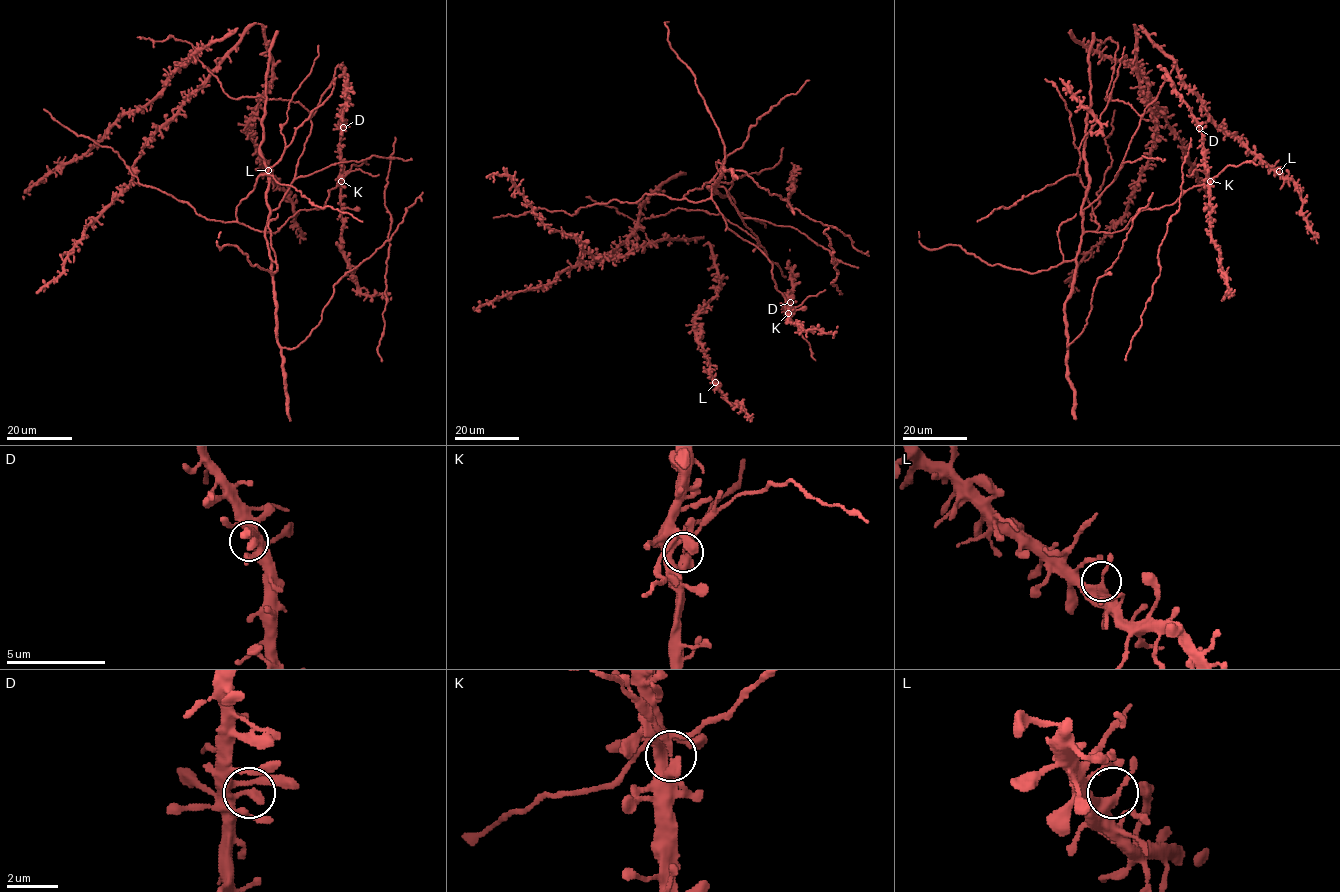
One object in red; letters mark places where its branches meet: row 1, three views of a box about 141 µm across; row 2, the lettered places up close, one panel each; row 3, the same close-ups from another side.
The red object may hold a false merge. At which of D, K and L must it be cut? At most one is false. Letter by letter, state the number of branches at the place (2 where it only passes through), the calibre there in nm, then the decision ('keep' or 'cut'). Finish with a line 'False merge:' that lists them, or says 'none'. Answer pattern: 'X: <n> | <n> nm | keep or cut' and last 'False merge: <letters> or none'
D: 2 | 320 nm | keep
K: 2 | 300 nm | cut
L: 2 | 320 nm | keep
False merge: K

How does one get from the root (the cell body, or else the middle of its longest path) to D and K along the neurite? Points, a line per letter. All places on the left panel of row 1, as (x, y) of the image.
D: (286, 100), (309, 111), (312, 127), (265, 232), (277, 232), (300, 210), (325, 207), (340, 179), (343, 127)
K: (286, 100), (309, 111), (312, 127), (294, 179), (264, 231), (277, 232), (300, 210), (323, 208), (342, 180)

